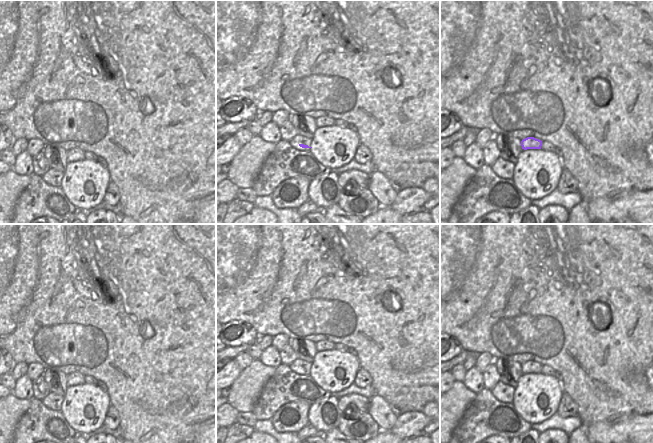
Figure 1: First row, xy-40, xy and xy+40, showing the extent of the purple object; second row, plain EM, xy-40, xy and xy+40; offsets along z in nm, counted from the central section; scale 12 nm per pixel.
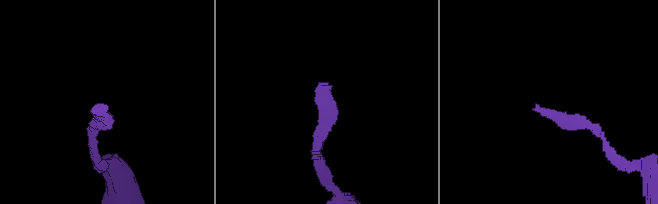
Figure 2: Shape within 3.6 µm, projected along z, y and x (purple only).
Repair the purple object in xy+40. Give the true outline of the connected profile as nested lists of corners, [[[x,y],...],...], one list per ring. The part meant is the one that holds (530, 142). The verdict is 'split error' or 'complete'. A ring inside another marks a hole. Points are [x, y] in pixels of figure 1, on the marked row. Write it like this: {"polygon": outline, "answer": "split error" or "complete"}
{"polygon": [[[527,137],[521,141],[522,149],[541,149],[542,141],[534,137]]], "answer": "complete"}

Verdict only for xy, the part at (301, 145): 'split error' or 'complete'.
split error

